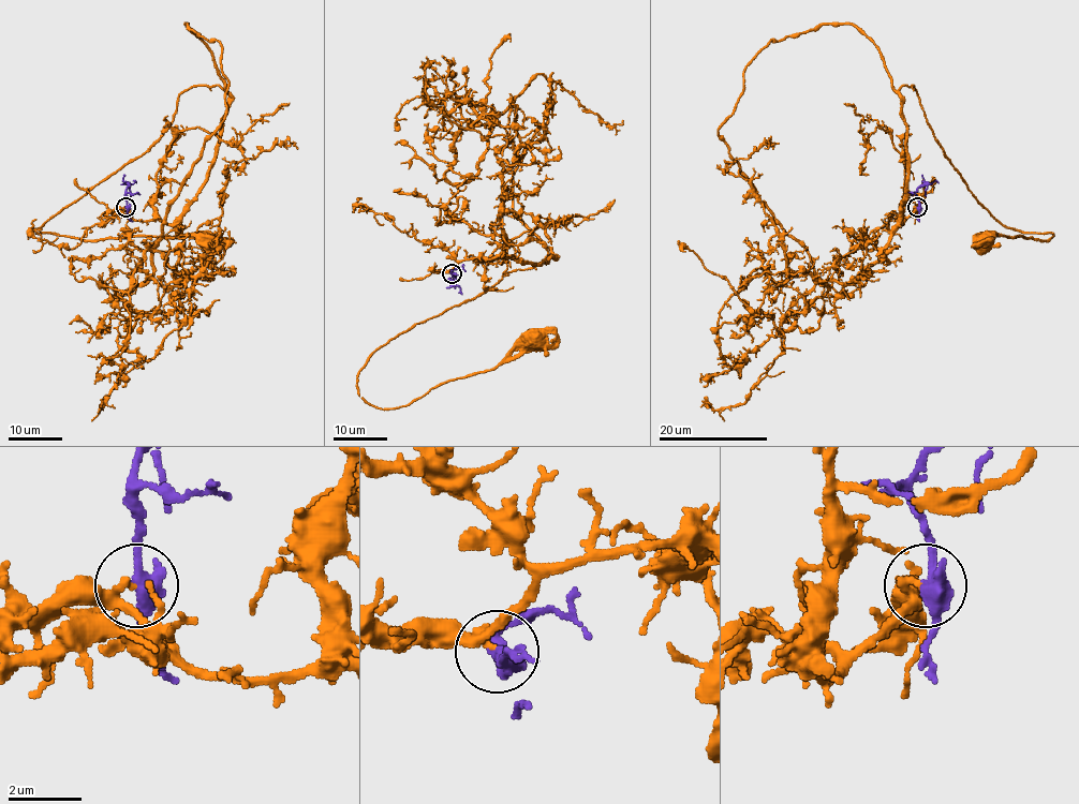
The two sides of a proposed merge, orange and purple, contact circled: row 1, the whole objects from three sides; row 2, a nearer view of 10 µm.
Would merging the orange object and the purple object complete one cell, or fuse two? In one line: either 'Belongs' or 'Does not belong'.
Belongs

